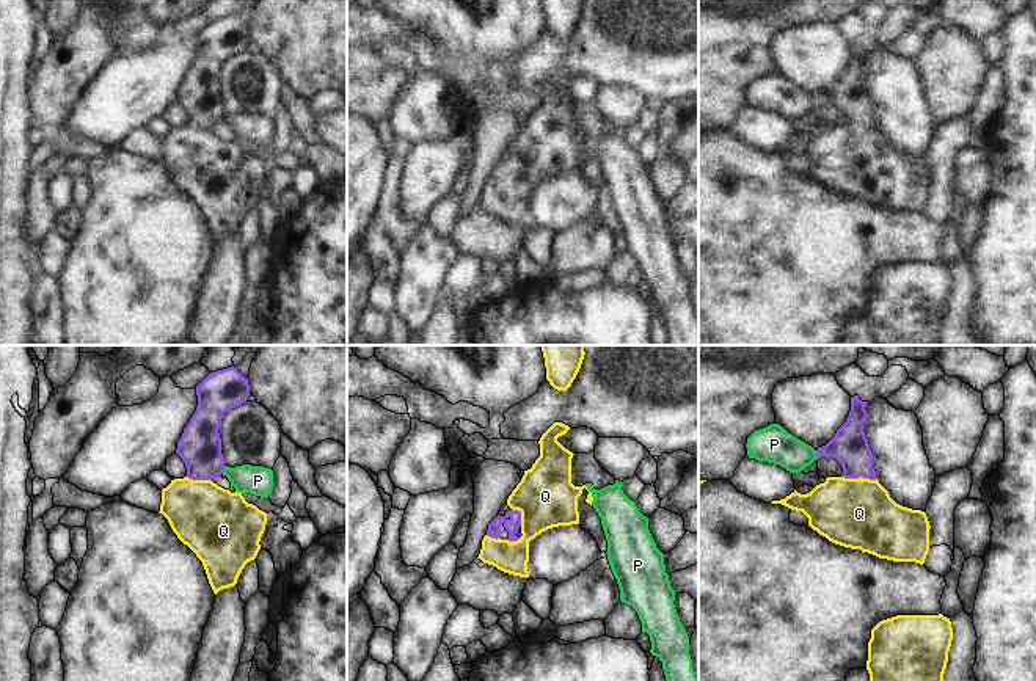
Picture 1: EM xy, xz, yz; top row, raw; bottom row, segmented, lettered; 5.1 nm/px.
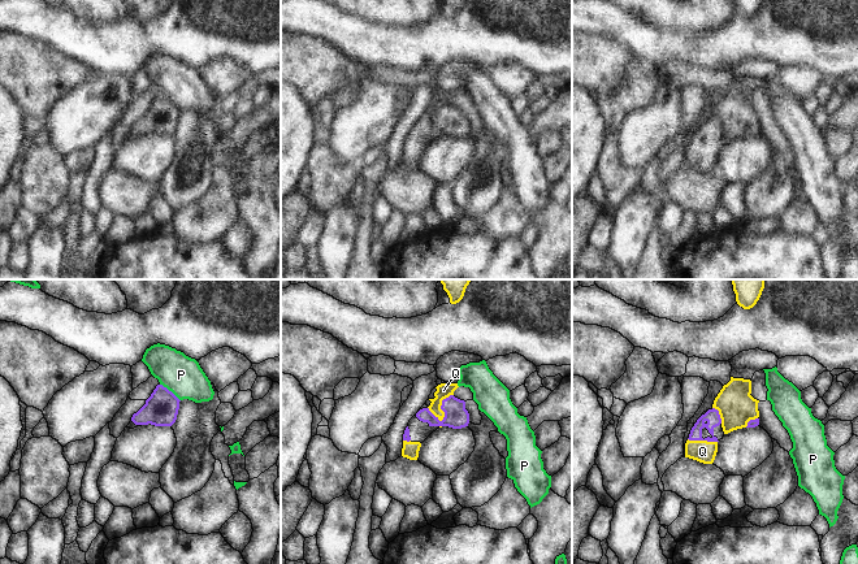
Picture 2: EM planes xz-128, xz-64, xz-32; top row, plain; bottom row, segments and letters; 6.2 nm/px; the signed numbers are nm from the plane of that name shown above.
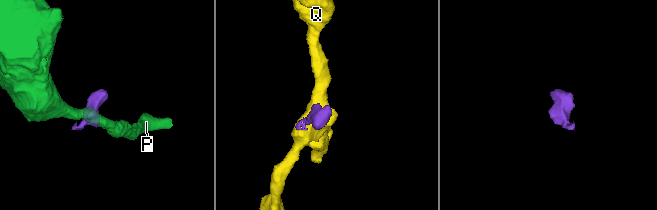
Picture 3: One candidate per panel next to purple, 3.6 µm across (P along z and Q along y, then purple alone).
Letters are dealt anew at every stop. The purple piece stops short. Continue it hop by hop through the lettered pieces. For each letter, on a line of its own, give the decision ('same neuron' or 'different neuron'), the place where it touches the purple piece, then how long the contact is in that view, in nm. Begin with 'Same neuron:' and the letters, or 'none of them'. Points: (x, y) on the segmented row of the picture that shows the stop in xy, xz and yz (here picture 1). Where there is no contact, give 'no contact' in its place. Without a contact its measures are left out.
Same neuron: Q
P: different neuron; meets purple in xy at (223, 468); contact 40 nm long
Q: same neuron; meets purple in yz at (859, 476); contact 180 nm long

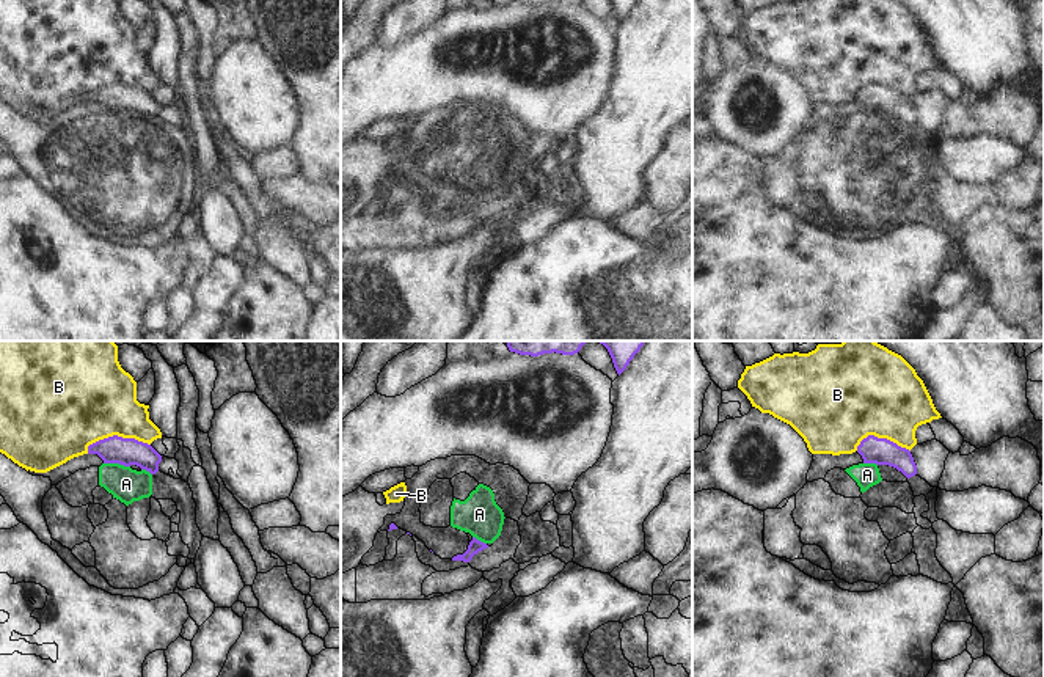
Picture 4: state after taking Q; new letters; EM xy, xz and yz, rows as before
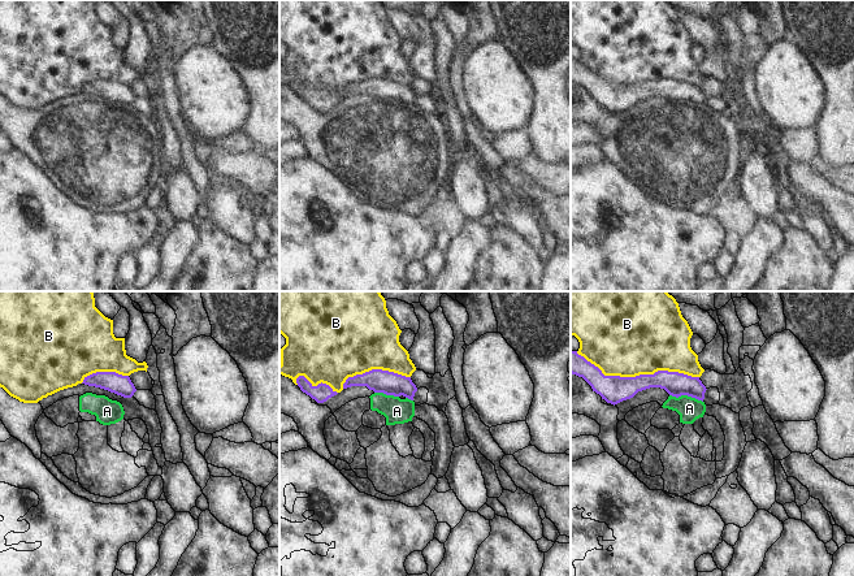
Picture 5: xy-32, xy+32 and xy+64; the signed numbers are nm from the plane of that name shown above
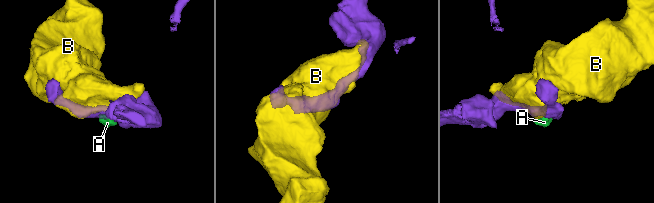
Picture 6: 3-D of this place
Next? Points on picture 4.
Same neuron: A
A: same neuron; meets purple in xy at (116, 462); contact 140 nm long
B: different neuron; meets purple in xy at (115, 435); contact 340 nm long

